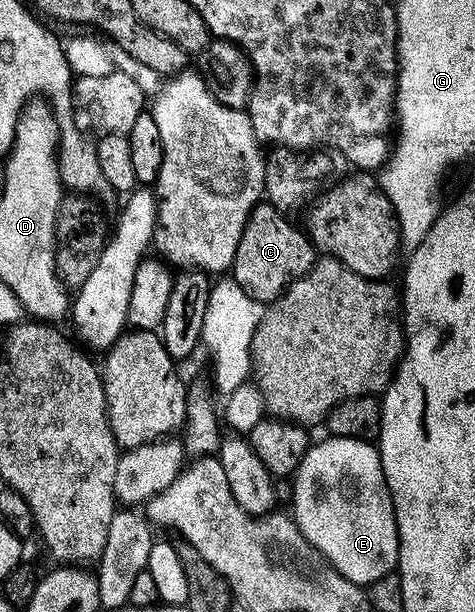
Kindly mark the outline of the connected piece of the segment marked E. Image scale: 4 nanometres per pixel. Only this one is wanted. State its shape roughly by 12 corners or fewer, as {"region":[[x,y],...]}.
{"region":[[310,443],[291,519],[343,578],[394,571],[399,530],[380,451]]}

